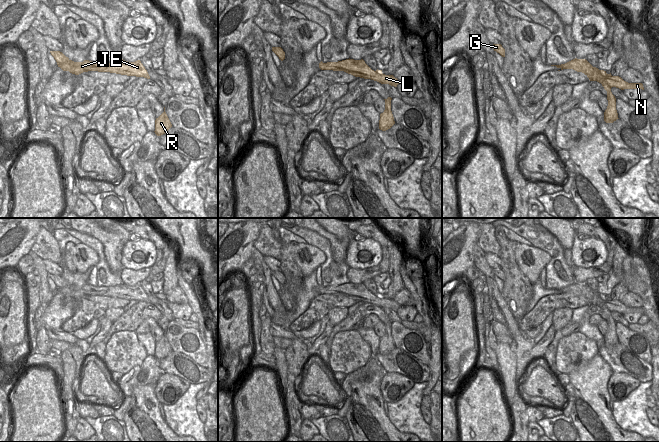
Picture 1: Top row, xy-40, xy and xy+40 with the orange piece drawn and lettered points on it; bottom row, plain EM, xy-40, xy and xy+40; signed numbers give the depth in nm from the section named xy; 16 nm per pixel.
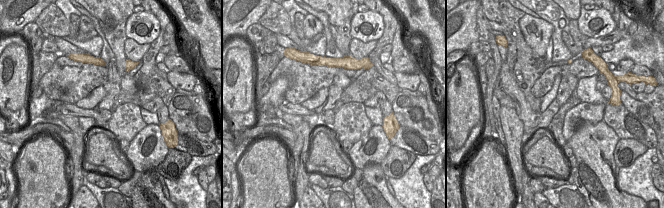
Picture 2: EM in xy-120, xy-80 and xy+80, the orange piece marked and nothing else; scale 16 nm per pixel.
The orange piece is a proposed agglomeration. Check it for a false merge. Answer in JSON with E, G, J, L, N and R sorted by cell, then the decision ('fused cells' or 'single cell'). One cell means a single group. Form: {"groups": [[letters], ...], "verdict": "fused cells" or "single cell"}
{"groups": [["E", "G", "J", "L", "N"], ["R"]], "verdict": "fused cells"}

